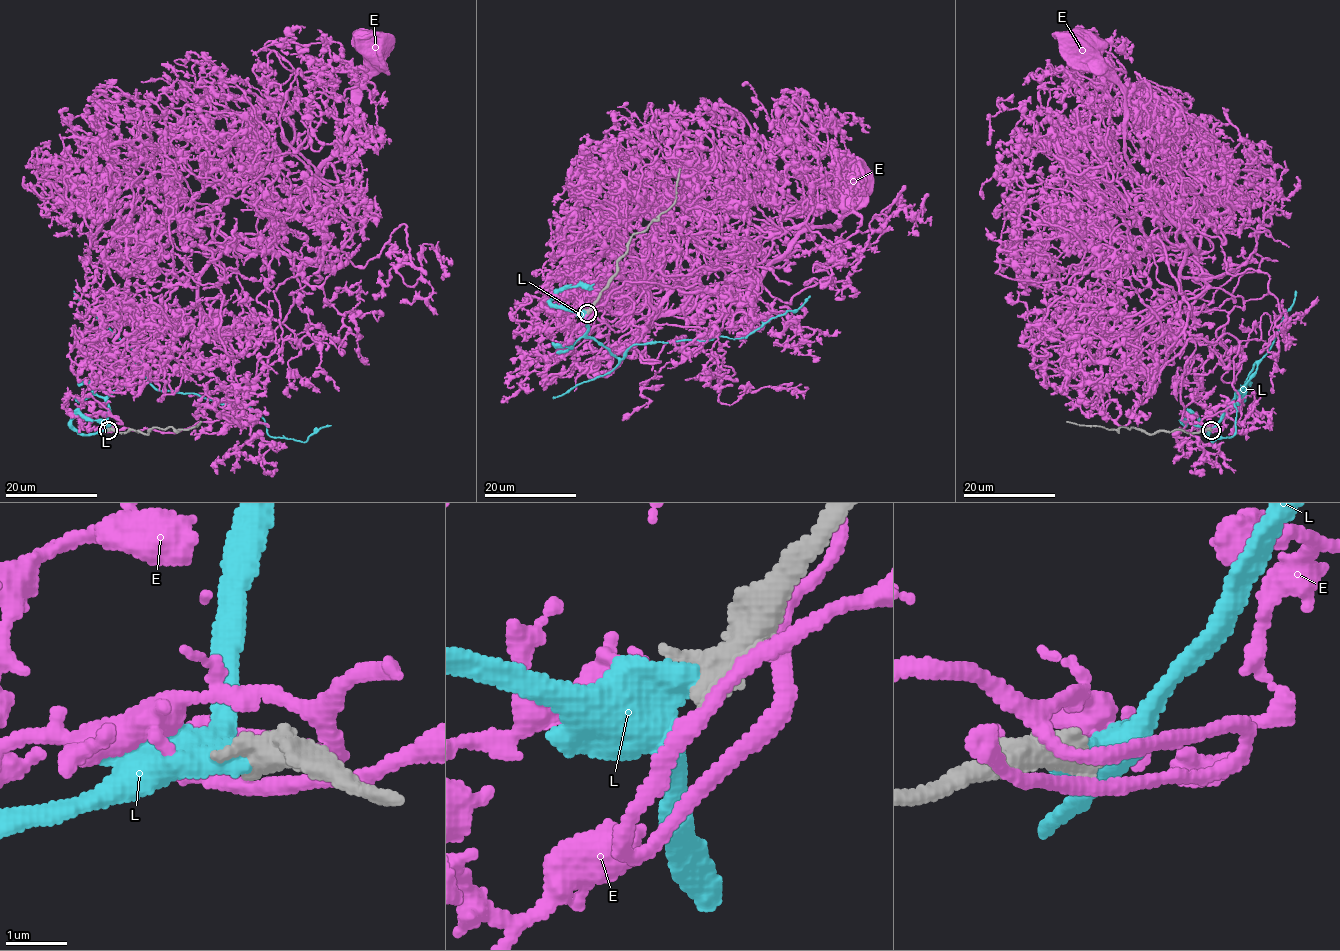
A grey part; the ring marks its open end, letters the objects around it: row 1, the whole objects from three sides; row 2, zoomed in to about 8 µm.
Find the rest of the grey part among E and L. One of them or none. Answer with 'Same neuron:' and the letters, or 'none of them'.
Same neuron: none of them

